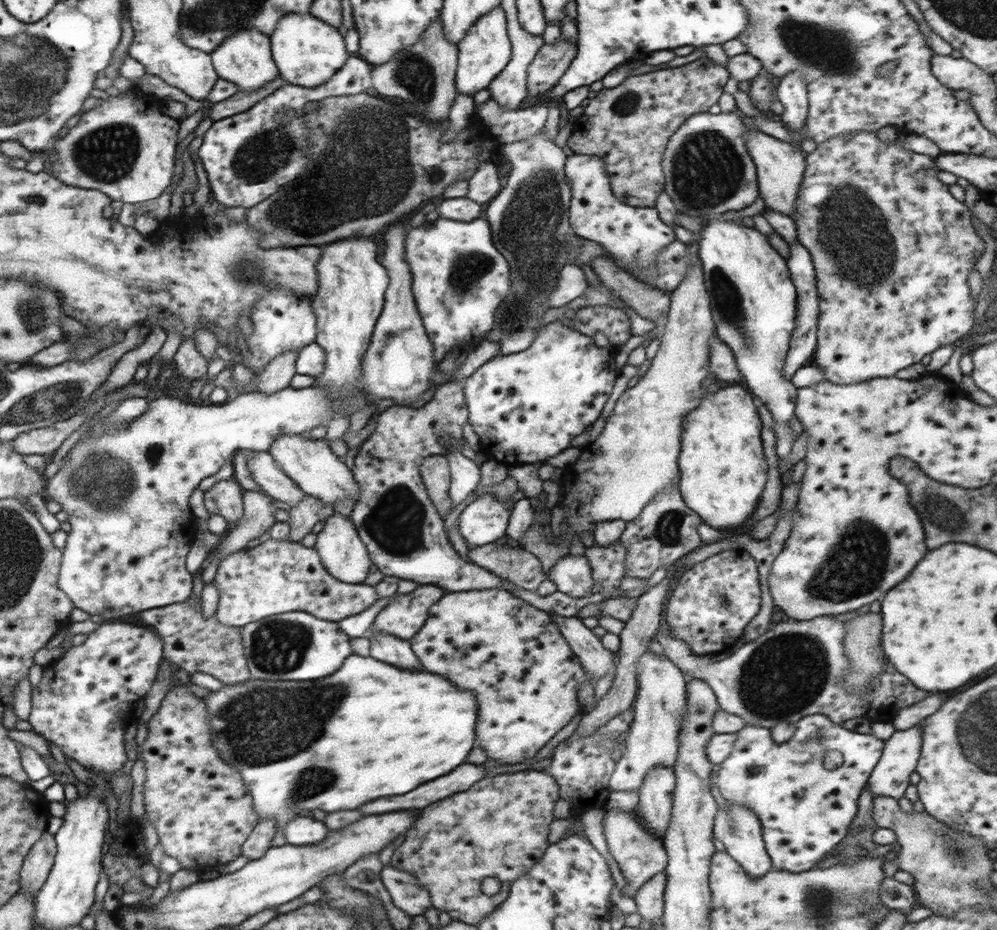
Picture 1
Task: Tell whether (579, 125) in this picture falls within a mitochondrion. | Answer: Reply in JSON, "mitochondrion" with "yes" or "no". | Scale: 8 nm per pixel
{"mitochondrion":"no"}

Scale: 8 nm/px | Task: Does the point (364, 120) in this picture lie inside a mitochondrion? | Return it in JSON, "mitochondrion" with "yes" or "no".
{"mitochondrion":"yes"}

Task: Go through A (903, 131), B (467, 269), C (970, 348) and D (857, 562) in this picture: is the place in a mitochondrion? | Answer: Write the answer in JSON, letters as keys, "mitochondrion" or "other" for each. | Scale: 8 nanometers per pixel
{"A":"other","B":"mitochondrion","C":"other","D":"mitochondrion"}

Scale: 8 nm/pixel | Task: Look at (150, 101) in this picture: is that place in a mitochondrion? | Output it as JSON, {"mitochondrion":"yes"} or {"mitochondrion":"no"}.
{"mitochondrion":"no"}

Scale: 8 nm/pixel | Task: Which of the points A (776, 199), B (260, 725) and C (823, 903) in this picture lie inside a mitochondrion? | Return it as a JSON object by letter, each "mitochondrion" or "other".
{"A":"other","B":"mitochondrion","C":"mitochondrion"}

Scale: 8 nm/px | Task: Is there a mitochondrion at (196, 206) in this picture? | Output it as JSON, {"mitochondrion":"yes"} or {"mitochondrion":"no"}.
{"mitochondrion":"no"}

